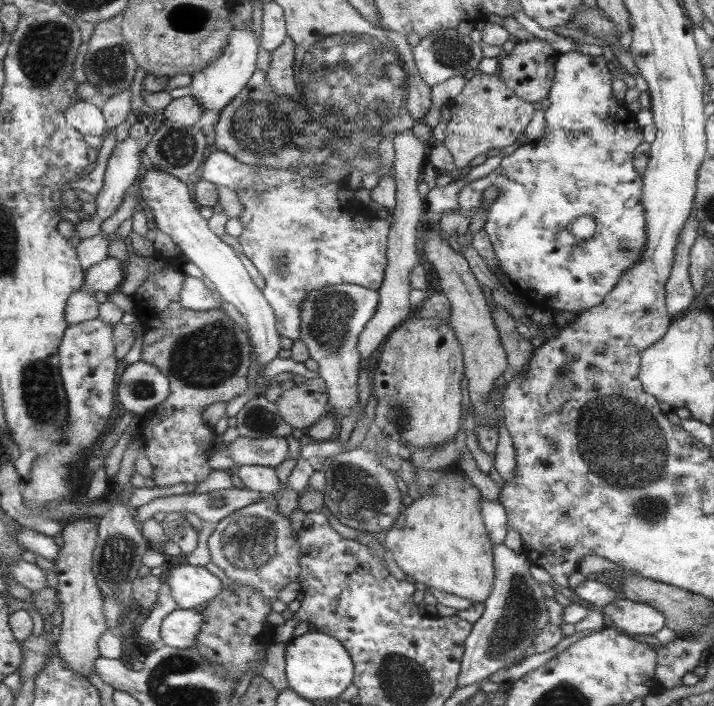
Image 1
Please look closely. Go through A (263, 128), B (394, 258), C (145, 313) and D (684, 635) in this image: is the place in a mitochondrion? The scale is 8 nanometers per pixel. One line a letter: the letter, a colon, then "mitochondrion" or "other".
A: mitochondrion
B: other
C: other
D: other

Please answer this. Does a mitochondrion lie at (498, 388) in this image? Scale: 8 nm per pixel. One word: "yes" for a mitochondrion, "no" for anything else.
no

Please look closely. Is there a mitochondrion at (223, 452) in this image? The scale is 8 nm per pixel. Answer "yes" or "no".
no

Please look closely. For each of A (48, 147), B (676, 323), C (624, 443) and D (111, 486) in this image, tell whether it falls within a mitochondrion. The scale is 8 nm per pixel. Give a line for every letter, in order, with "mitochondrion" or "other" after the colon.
A: other
B: other
C: mitochondrion
D: other

